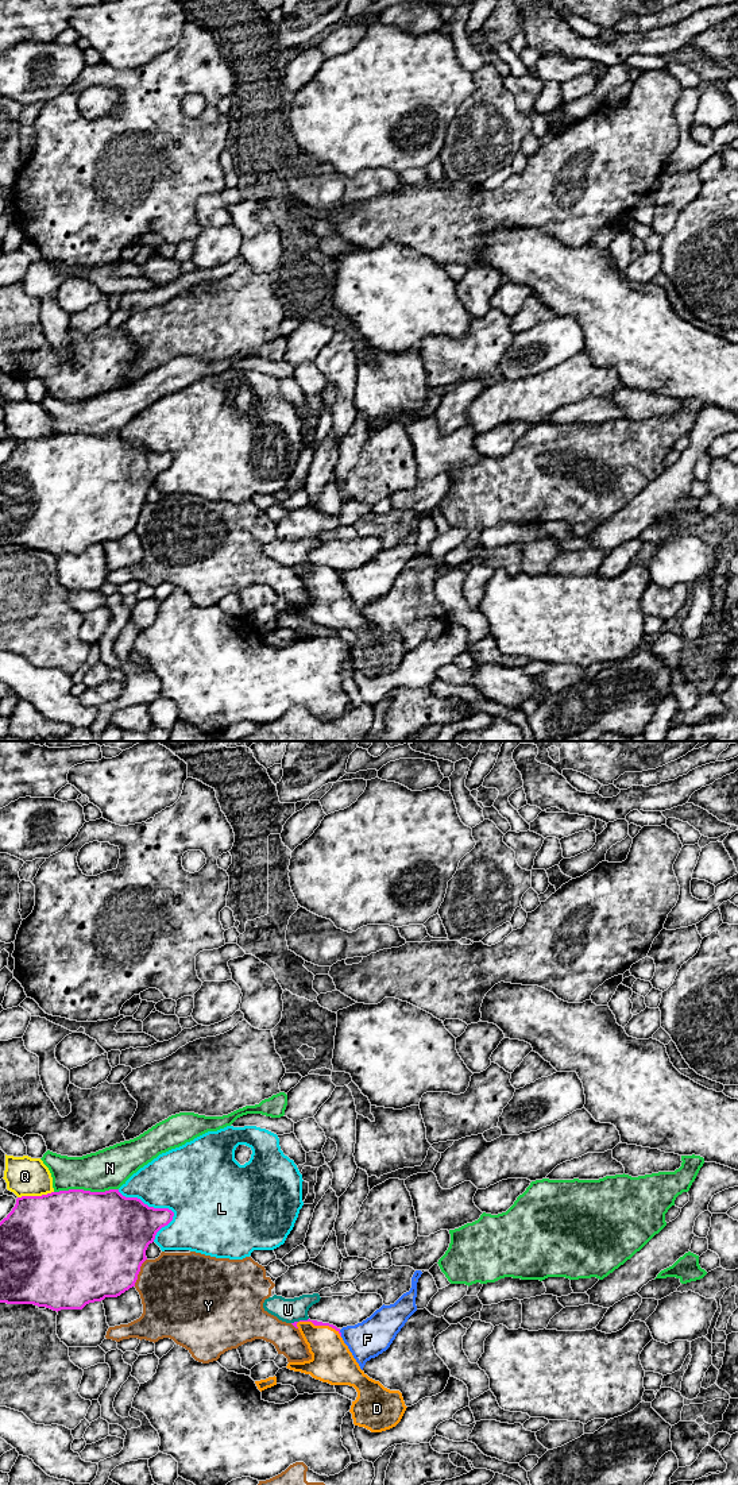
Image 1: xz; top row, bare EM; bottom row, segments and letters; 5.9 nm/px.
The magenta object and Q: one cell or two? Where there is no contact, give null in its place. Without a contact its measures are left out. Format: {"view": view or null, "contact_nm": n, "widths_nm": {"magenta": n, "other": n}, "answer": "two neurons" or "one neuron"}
{"view": "xz", "contact_nm": 220, "widths_nm": {"magenta": 500, "other": 240}, "answer": "two neurons"}

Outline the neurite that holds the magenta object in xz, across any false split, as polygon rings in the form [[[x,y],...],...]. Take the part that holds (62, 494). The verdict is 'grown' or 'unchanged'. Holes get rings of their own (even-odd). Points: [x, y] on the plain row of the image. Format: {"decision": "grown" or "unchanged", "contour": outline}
{"decision": "unchanged", "contour": [[[69,433],[18,441],[12,455],[0,466],[0,547],[34,548],[58,556],[117,541],[135,531],[148,489],[173,460],[171,454],[148,451],[138,441],[123,440],[119,433]]]}

